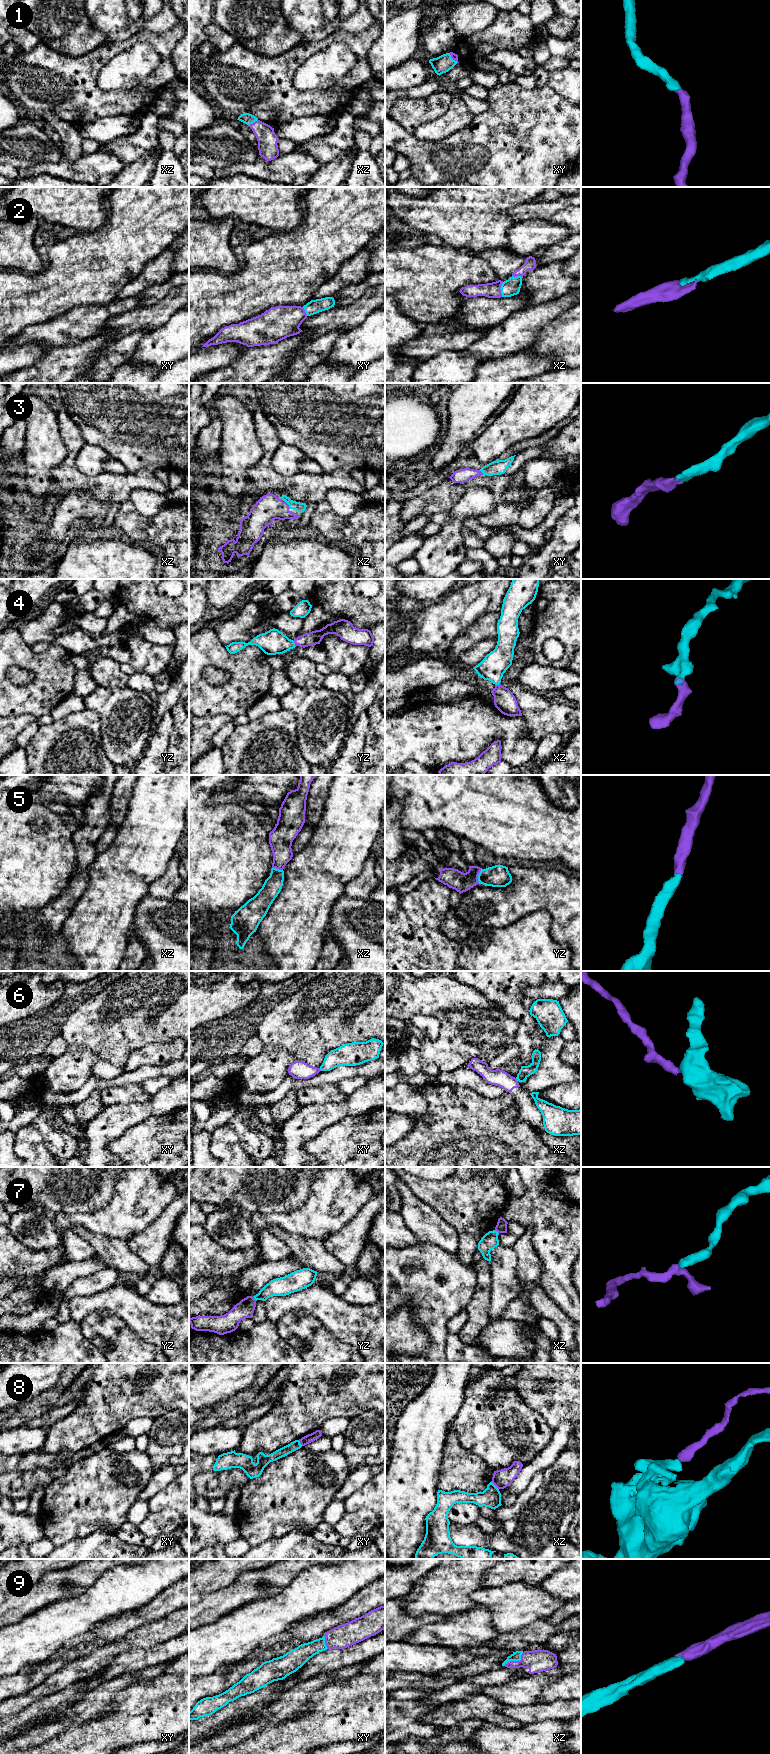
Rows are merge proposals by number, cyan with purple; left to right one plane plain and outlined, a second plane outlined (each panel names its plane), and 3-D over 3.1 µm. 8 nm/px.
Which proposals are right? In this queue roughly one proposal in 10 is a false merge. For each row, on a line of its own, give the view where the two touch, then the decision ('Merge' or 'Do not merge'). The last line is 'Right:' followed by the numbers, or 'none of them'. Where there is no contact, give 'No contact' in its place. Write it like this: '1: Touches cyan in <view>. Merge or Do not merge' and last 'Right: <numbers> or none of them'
1: Touches cyan in xz. Merge
2: Touches cyan in xz. Merge
3: Touches cyan in xz. Merge
4: Touches cyan in yz. Merge
5: Touches cyan in yz. Merge
6: Touches cyan in xz. Do not merge
7: Touches cyan in xz. Do not merge
8: Touches cyan in xz. Do not merge
9: Touches cyan in xz. Merge
Right: 1, 2, 3, 4, 5, 9

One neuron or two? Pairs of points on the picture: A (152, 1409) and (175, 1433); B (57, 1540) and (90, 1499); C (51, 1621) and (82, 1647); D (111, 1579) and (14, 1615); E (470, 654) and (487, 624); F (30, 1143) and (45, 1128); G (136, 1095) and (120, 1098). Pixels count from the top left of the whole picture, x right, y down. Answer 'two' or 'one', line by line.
A: two
B: one
C: two
D: two
E: two
F: two
G: one

